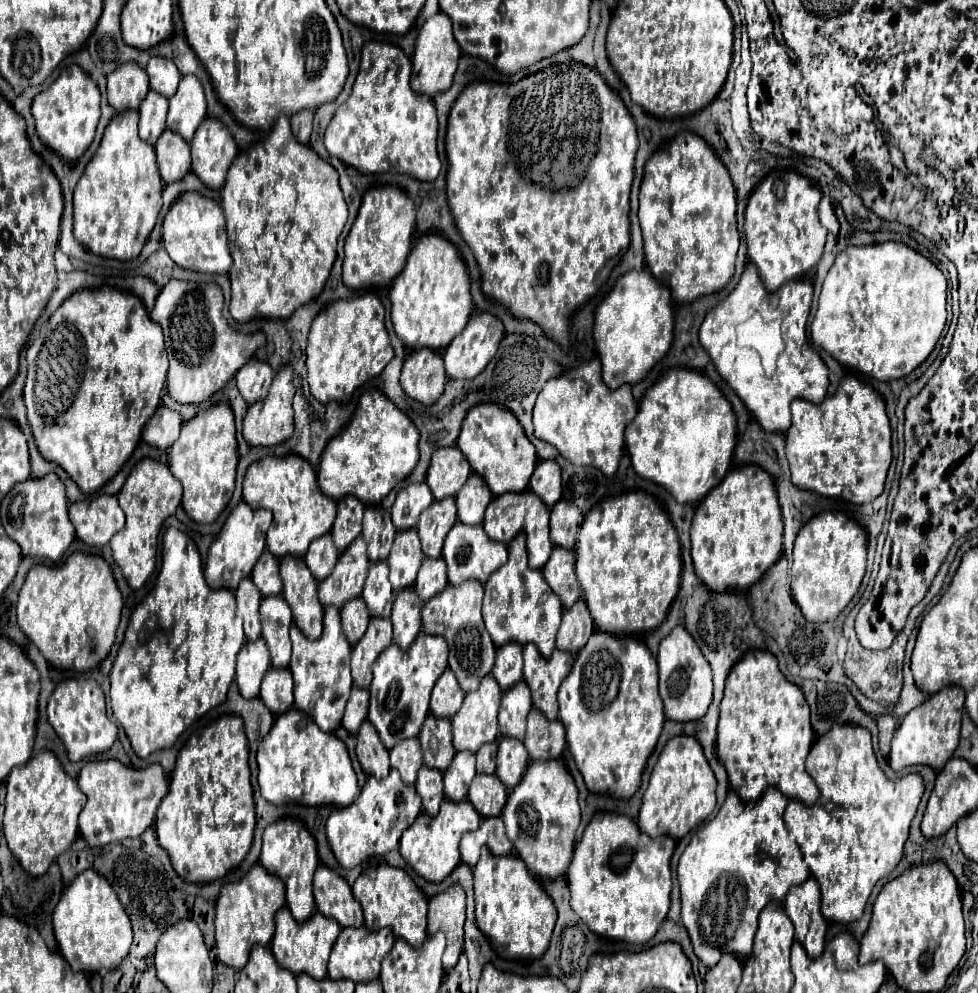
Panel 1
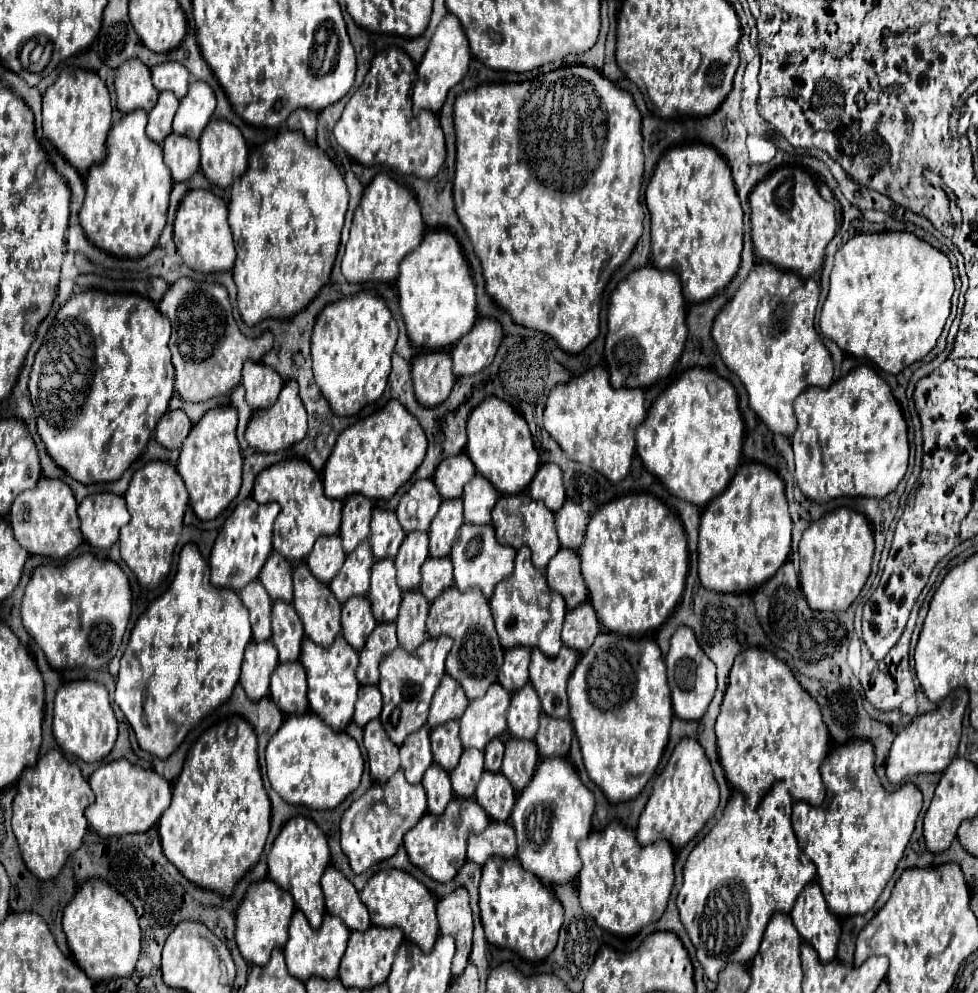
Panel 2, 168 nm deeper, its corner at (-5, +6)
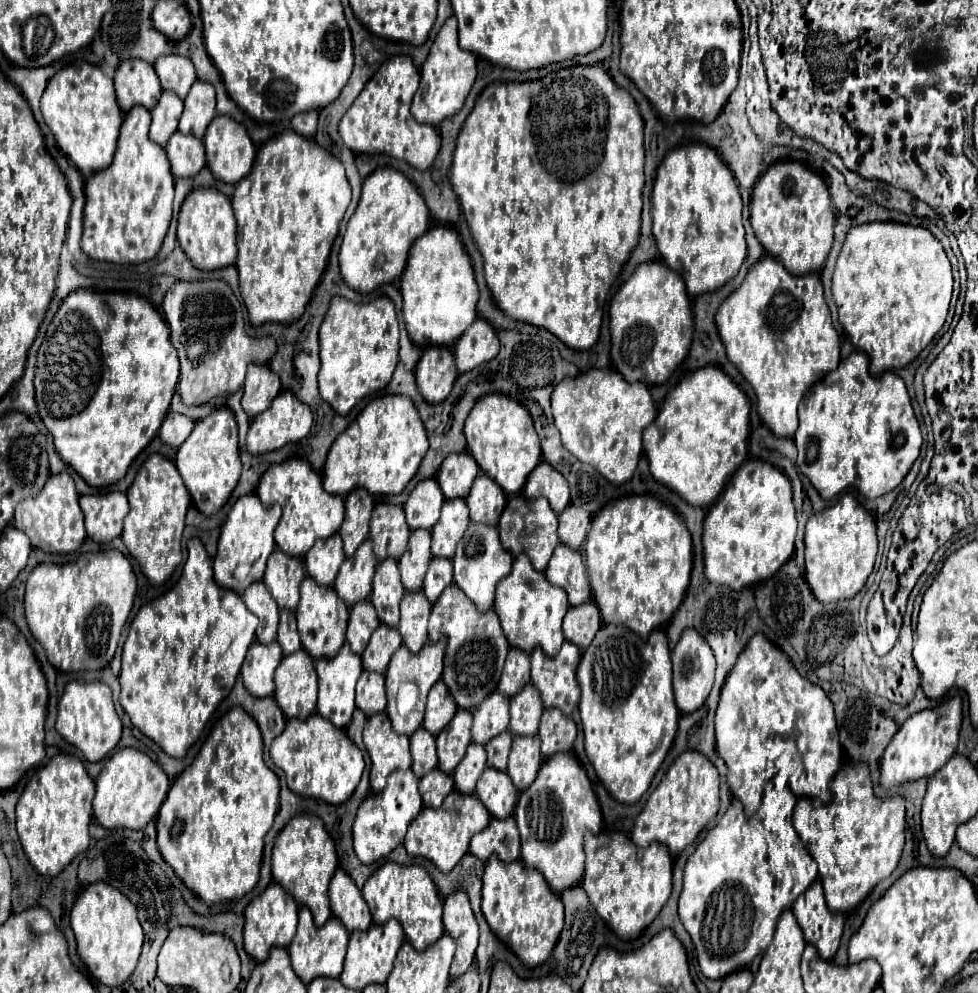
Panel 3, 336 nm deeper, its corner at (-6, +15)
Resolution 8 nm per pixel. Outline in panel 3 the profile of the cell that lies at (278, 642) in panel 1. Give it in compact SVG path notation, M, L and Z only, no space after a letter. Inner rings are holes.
M280 611L280 627L276 639L284 651L284 655L292 655L294 651L302 649L298 629L296 629L296 615L292 611Z

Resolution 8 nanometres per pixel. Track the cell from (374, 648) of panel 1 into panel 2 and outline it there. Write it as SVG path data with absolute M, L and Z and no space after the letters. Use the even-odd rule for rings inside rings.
M381 622L375 626L375 630L369 634L365 648L359 652L359 668L357 668L357 680L365 684L377 684L379 660L393 652L397 648L397 634L393 622Z

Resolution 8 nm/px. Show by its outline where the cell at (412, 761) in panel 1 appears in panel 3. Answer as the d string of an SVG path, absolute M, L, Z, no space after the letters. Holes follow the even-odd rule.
M418 729L410 737L410 749L412 749L412 759L414 759L412 771L414 771L416 777L424 777L424 773L438 767L436 743L434 743L434 737L428 731Z

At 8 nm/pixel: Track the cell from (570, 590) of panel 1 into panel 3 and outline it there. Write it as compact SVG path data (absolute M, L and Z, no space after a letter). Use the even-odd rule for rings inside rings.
M560 543L544 573L552 585L562 587L568 593L568 601L572 607L590 601L592 589L588 583L586 565L578 551L568 549L566 545Z

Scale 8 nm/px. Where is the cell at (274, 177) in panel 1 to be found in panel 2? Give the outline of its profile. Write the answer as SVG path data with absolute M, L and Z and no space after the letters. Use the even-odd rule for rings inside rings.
M283 130L277 138L249 154L247 172L233 180L229 200L229 226L235 238L237 260L233 278L237 284L237 308L247 326L265 318L291 318L301 312L329 282L341 242L341 230L349 204L347 186L329 156L307 142L299 130Z

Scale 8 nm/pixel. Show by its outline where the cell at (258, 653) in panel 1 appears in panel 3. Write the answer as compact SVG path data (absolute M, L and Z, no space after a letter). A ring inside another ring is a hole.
M276 641L262 645L254 643L242 665L244 687L252 697L270 697L274 693L274 671L282 659L282 649Z

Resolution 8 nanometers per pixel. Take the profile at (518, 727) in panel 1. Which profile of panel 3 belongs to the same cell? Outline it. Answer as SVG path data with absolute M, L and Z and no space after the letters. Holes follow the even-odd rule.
M530 683L524 685L520 693L510 697L510 733L522 737L536 735L542 711L544 707L536 687Z

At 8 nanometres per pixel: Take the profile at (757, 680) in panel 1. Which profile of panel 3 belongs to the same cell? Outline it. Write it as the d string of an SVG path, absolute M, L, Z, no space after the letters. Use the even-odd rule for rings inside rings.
M756 633L752 641L744 647L744 653L740 653L732 673L728 675L722 693L720 703L716 709L716 751L724 759L728 767L728 785L736 799L742 801L744 813L750 817L762 799L764 785L768 779L776 775L774 761L782 755L790 755L790 777L788 785L796 797L808 797L816 799L820 803L832 801L830 781L838 773L842 765L842 745L838 737L838 725L832 701L822 691L822 687L810 683L804 679L792 661L786 657L786 653L772 645L762 633Z

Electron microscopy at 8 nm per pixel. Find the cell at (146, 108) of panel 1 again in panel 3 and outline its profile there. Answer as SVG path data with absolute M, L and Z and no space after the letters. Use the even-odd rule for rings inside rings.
M164 91L158 105L150 111L152 113L152 125L150 125L150 139L158 145L166 145L168 137L176 133L178 119L182 115L182 99L176 97L172 91Z

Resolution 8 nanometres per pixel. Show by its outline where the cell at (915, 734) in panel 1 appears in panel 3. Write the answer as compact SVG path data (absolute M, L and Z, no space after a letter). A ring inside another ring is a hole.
M960 695L944 701L942 705L934 709L926 709L908 717L904 725L898 729L898 733L892 737L892 741L888 743L882 755L880 785L884 789L892 789L908 781L932 777L954 755L956 745L958 745L960 725L962 725L962 697Z

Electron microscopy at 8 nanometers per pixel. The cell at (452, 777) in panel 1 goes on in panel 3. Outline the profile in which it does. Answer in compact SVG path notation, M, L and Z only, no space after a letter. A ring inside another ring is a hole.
M470 743L464 759L458 763L458 767L454 769L454 775L452 775L456 791L474 793L474 787L476 787L484 769L486 769L486 751L484 751L484 747L478 745L478 743Z

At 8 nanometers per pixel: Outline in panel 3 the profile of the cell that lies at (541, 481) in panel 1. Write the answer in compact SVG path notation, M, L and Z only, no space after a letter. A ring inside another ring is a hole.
M542 461L528 477L528 483L524 487L524 497L528 501L546 497L552 505L554 513L562 513L564 507L570 503L570 487L562 473L558 473L554 467L550 467L546 461Z

